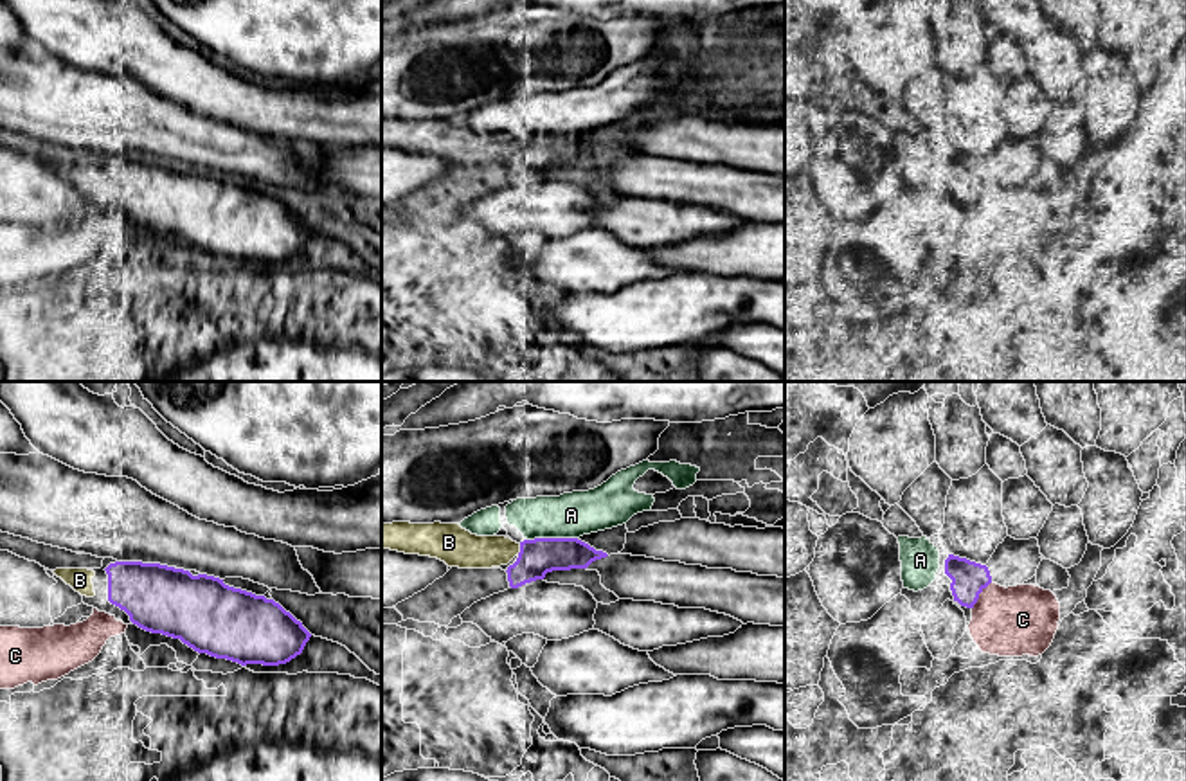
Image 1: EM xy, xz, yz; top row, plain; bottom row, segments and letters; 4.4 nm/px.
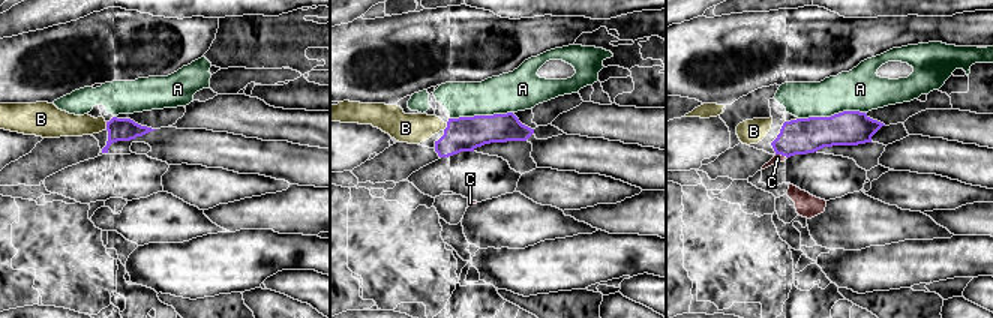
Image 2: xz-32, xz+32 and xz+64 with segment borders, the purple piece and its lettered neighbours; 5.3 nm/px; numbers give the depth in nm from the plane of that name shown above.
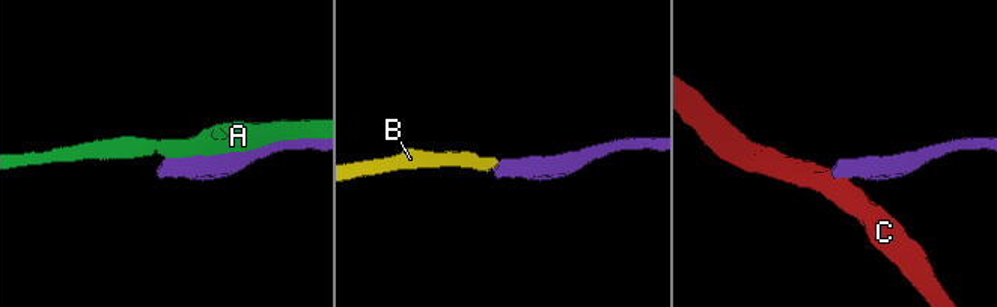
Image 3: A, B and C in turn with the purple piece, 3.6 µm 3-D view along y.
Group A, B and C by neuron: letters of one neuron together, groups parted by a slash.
A / B / C

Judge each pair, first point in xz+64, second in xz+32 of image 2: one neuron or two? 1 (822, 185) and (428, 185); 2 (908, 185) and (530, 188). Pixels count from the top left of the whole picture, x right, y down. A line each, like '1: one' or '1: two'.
1: one
2: one

